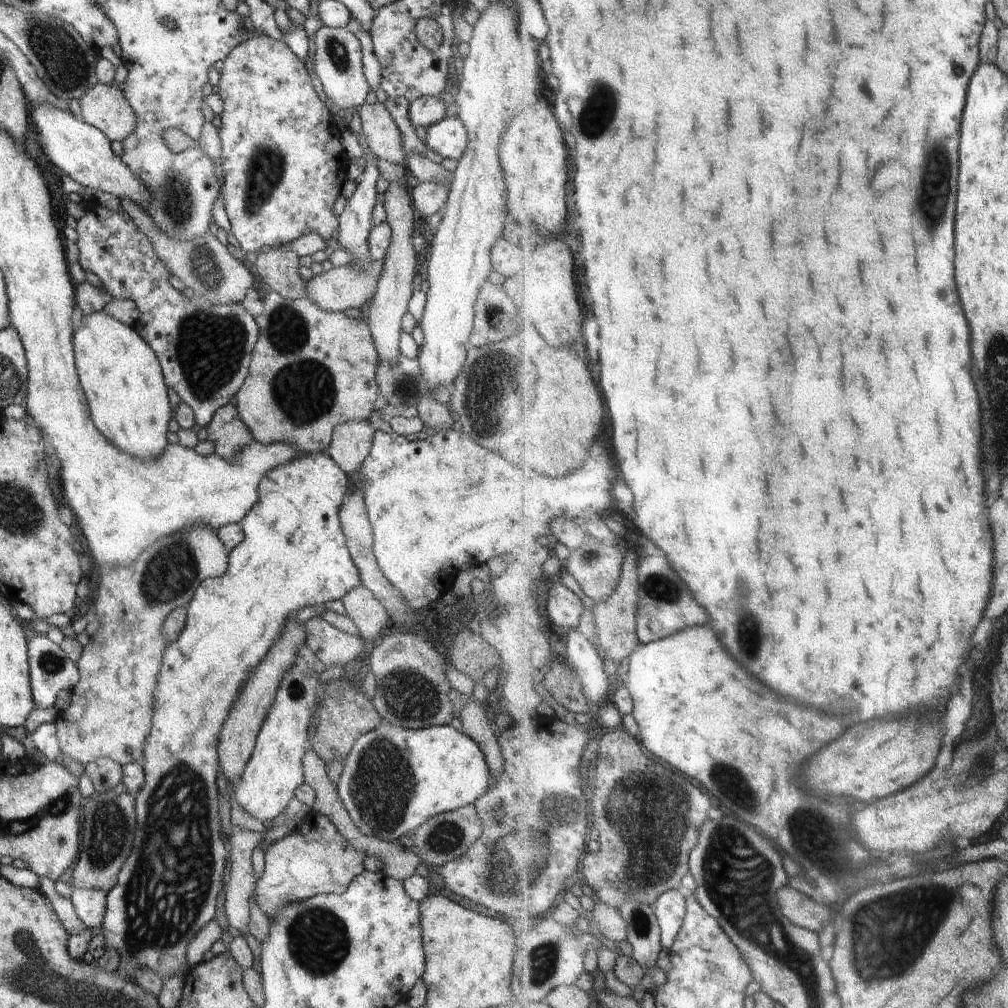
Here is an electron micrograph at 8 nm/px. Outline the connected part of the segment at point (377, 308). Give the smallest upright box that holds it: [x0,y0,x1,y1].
[363,181,416,366]

